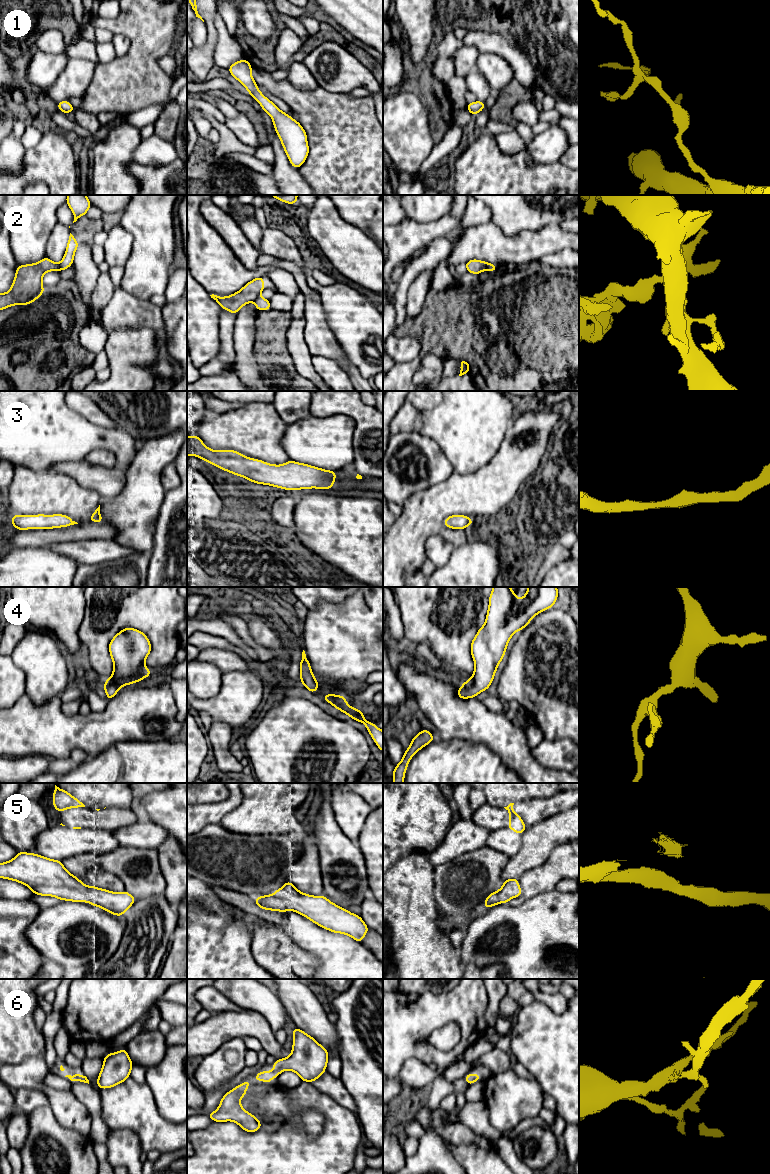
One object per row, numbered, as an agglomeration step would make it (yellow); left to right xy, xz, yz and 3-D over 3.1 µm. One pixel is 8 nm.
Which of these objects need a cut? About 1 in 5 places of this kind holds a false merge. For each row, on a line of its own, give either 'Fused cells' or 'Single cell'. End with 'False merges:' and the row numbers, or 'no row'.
1: Single cell
2: Fused cells
3: Single cell
4: Single cell
5: Single cell
6: Single cell
False merges: 2

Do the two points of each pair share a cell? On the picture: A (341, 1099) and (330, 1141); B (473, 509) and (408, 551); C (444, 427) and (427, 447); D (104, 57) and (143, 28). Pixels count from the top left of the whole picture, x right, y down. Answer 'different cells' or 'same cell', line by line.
A: different cells
B: same cell
C: different cells
D: different cells

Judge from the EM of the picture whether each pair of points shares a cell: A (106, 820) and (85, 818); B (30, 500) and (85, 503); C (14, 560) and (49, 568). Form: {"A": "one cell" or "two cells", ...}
{"A": "one cell", "B": "one cell", "C": "one cell"}

